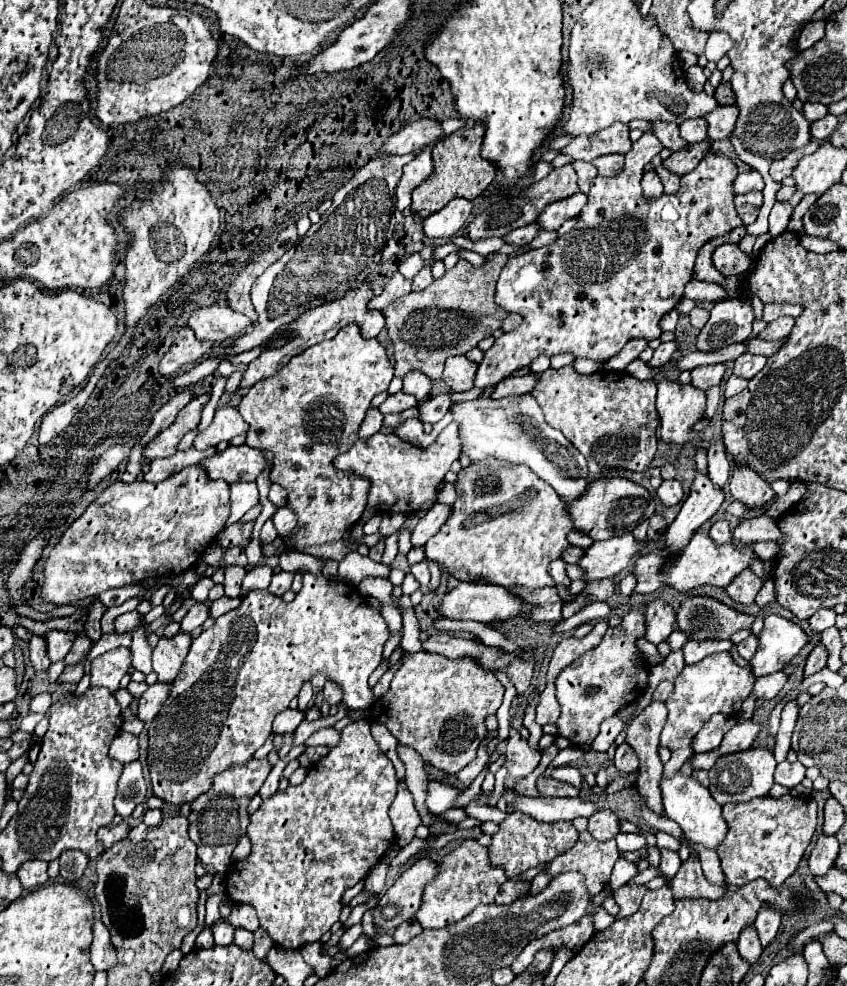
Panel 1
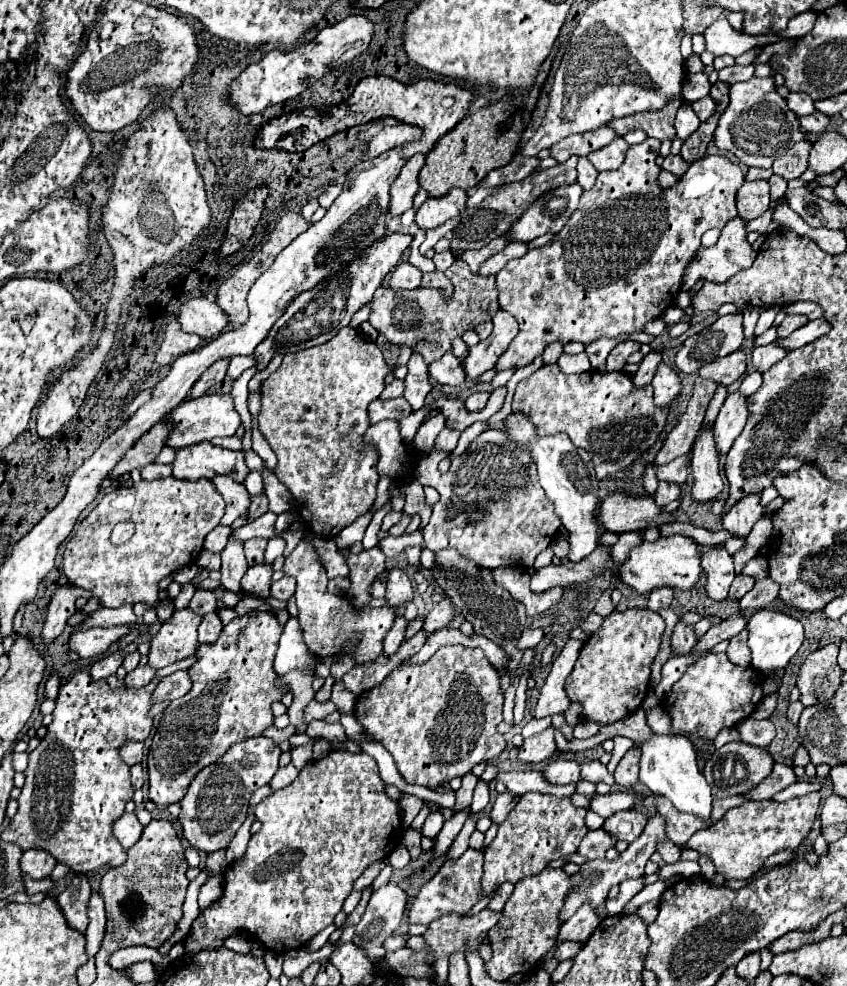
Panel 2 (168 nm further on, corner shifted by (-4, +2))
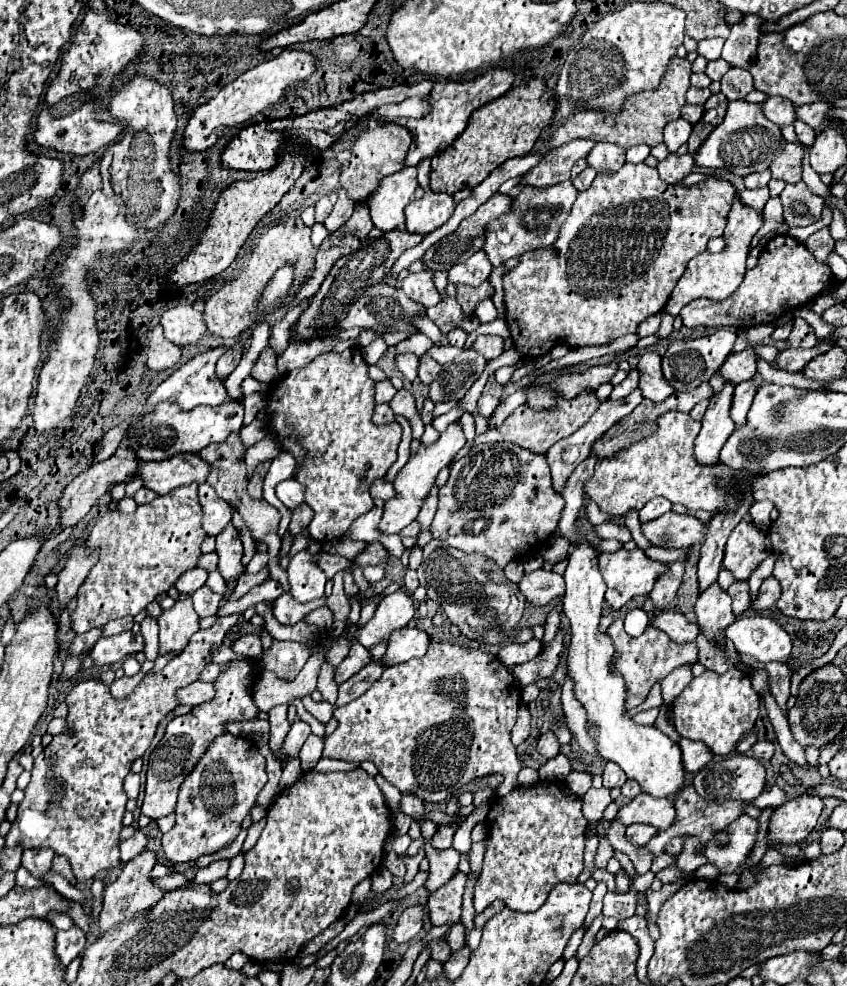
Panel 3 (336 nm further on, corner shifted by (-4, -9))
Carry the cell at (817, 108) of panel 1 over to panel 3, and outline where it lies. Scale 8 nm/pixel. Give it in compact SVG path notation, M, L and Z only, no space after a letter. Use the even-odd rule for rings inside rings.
M767 97L767 101L761 103L761 109L765 111L765 117L779 127L795 123L795 107L791 101L781 97Z

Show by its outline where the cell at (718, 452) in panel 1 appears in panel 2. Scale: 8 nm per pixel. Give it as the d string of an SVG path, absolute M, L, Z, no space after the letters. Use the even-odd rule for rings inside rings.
M739 392L727 396L727 400L723 402L719 416L715 420L715 426L713 426L713 436L715 436L719 456L725 456L731 450L735 438L745 428L747 414L749 412L745 406L745 396L741 396Z

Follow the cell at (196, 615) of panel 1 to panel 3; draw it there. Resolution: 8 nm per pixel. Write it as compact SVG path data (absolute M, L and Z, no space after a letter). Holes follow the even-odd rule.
M203 585L201 589L197 589L193 595L193 605L195 605L195 611L199 617L209 617L209 615L215 615L217 609L219 609L219 601L223 599L223 595L211 591L207 585Z

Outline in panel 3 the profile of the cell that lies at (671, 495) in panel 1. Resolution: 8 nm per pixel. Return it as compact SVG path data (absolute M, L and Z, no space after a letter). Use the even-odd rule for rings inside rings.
M655 497L651 499L641 511L639 511L639 521L641 523L647 523L647 521L653 521L657 517L661 517L663 513L667 513L671 509L671 503L665 501L663 497Z

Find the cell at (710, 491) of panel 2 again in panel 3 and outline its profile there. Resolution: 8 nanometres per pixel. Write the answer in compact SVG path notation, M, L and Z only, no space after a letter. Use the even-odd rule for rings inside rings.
M725 383L721 393L715 393L709 399L709 407L701 421L701 433L695 439L695 457L699 465L719 463L719 451L725 445L725 439L733 433L735 425L729 417L729 405L733 401L735 385Z

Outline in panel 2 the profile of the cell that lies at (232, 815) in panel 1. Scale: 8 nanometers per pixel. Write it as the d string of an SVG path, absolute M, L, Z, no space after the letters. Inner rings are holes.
M257 736L233 744L225 756L221 756L215 764L203 768L193 778L189 792L181 800L179 822L183 824L183 836L187 838L187 842L205 854L227 848L247 818L251 794L263 784L269 784L275 776L279 768L279 756L281 750L273 740Z

